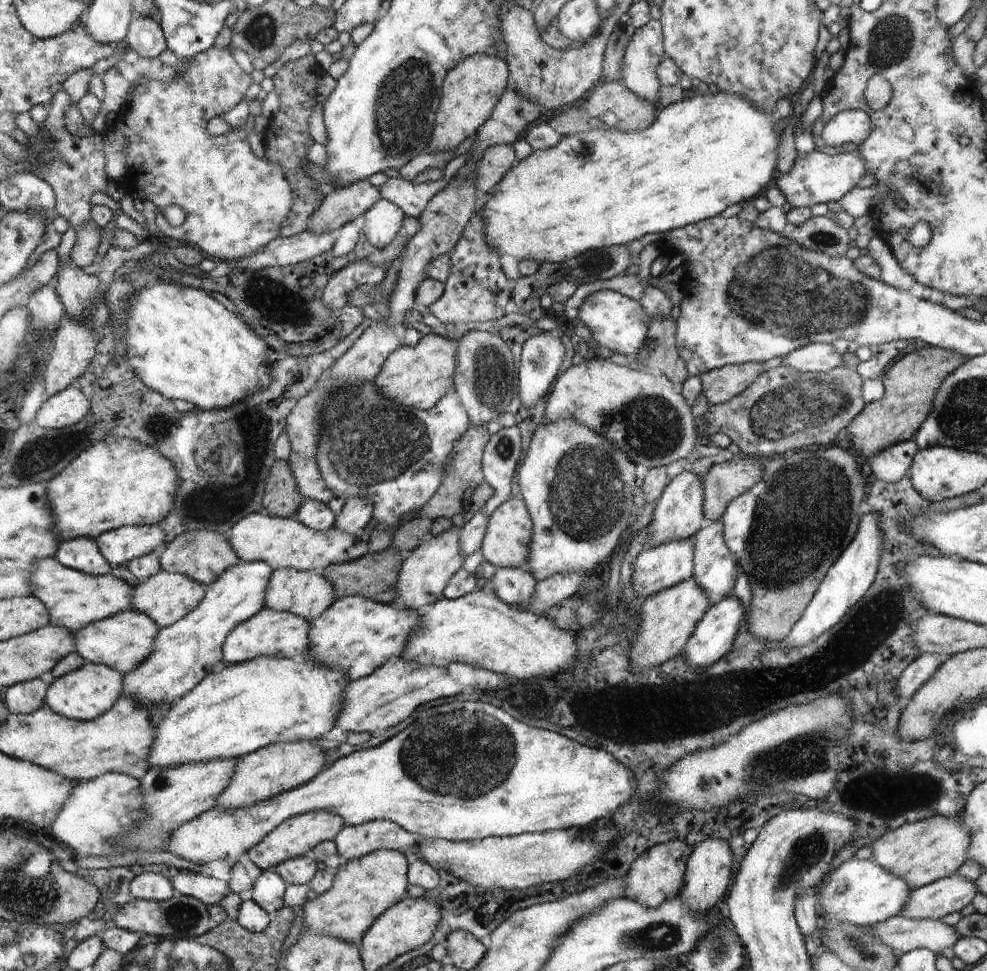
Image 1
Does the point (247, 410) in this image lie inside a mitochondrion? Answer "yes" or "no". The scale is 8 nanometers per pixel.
yes

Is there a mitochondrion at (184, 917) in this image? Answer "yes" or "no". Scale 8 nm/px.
yes

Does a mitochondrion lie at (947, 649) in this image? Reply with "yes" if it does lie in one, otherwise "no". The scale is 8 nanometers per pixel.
no

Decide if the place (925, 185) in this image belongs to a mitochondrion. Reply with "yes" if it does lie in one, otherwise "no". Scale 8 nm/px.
no

